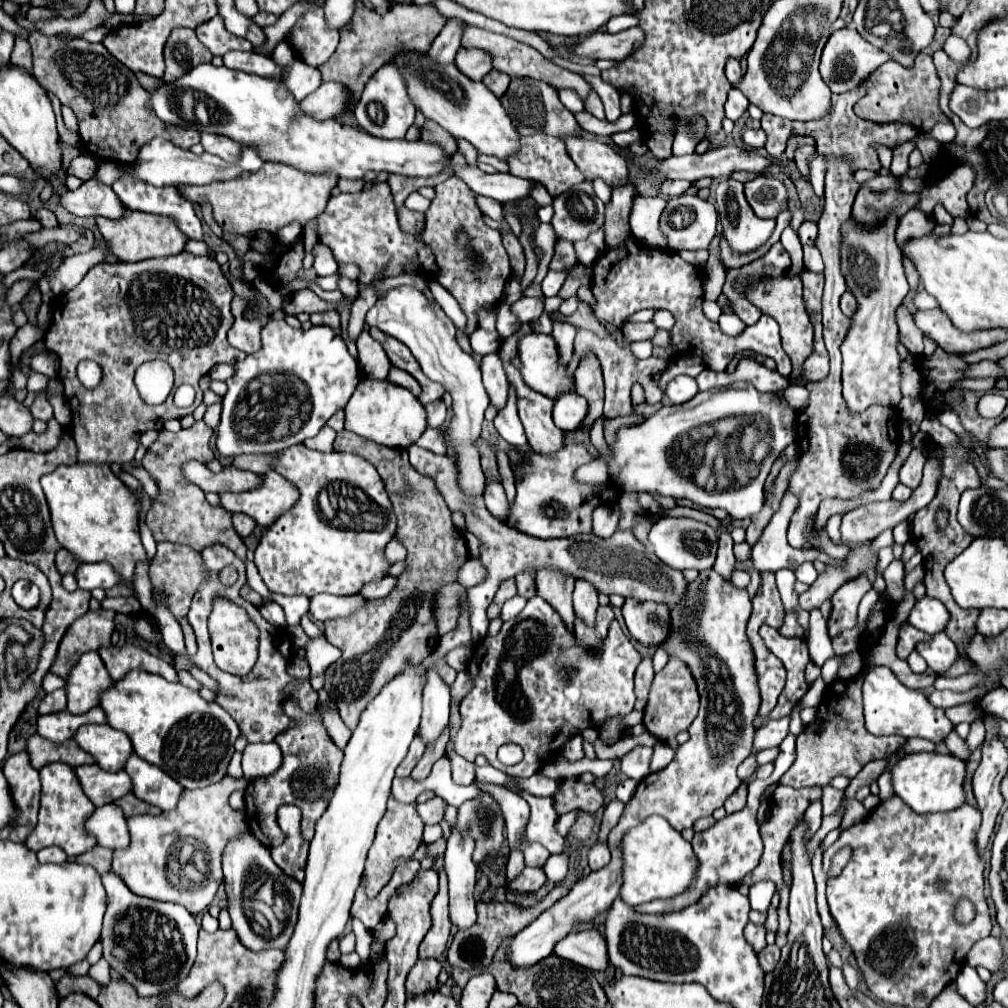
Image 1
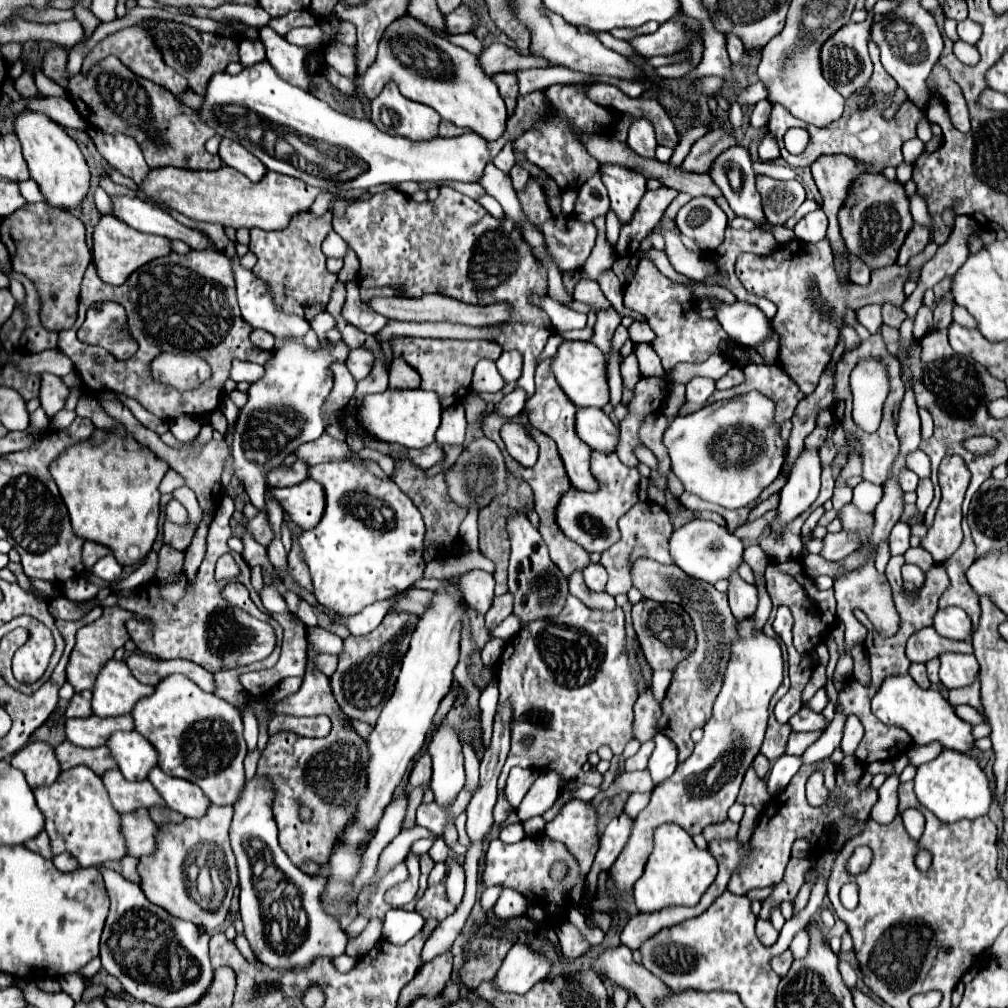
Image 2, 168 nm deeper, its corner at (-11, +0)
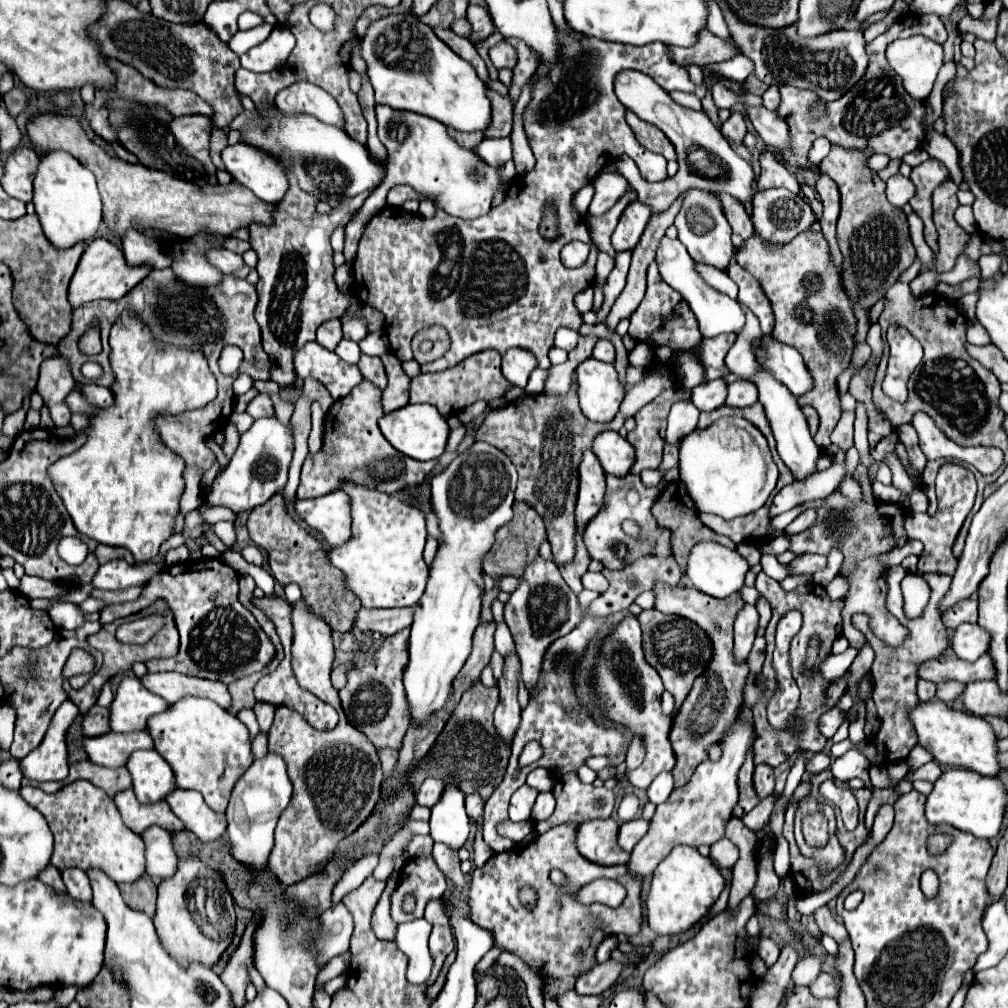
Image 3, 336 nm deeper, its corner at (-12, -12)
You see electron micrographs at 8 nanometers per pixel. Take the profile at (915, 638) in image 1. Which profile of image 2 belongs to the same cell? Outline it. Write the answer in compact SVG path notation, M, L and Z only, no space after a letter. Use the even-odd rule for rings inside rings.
M928 626L928 628L922 628L922 630L914 632L908 640L908 646L906 646L906 656L910 658L910 662L928 662L928 660L940 656L940 652L970 654L972 644L944 638L932 626Z

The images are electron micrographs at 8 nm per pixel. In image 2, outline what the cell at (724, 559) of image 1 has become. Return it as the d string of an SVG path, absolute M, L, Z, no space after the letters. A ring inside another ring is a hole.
M736 570L730 574L728 582L730 582L730 586L728 586L728 600L730 600L732 614L738 620L754 616L756 604L758 604L758 592L756 592L756 588L752 584L744 582Z

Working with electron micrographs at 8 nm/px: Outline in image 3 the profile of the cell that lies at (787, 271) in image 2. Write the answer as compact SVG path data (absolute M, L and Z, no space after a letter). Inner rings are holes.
M811 230L793 238L791 244L785 244L783 248L763 244L757 236L753 236L745 240L745 246L737 252L737 264L759 280L771 302L775 314L775 326L771 336L777 342L789 344L797 352L801 352L807 368L813 372L813 392L809 392L809 396L801 396L799 404L809 404L819 412L821 424L813 438L815 444L825 450L827 446L831 446L829 436L841 416L837 376L851 362L851 352L855 344L853 334L857 330L853 304L847 298L841 286L841 276L831 262L829 244L821 232Z

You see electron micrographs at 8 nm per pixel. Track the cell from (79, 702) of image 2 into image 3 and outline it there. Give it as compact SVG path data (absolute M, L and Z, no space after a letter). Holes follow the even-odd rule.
M93 706L83 718L83 734L87 738L95 738L95 736L107 734L109 730L111 730L109 728L109 708Z

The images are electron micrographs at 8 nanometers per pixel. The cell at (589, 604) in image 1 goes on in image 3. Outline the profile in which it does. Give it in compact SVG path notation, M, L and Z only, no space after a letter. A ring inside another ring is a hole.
M585 572L583 574L583 586L585 588L589 588L589 590L595 590L595 592L599 592L599 594L603 594L605 590L607 590L607 580L605 580L605 576L599 572L599 574L595 574L595 572Z

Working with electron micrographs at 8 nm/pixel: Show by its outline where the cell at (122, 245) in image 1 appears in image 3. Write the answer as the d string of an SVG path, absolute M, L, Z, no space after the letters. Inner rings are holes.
M97 238L91 244L85 246L85 252L79 260L79 266L71 278L69 284L69 304L73 308L79 308L87 302L93 300L101 300L101 298L109 298L109 300L117 300L121 296L125 296L137 282L141 282L151 270L147 266L137 266L137 268L129 268L125 262L123 252L117 248L117 244L105 240L105 238Z

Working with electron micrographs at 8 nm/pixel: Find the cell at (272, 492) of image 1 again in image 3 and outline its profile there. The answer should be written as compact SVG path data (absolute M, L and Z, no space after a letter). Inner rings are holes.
M343 490L325 494L321 498L313 498L313 500L297 500L295 504L297 514L317 532L321 532L325 536L325 542L335 546L345 544L345 540L351 538L351 498L345 496Z

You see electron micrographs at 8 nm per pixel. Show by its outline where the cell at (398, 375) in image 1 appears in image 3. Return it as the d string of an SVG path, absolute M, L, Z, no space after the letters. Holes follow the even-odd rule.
M383 354L381 362L385 366L389 384L383 390L383 410L393 412L409 402L409 382L411 378L403 372L401 362L393 354Z

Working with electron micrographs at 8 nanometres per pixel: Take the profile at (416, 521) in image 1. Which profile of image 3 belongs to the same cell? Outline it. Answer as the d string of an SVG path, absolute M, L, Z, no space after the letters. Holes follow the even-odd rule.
M401 630L389 636L377 650L373 662L353 668L347 676L347 686L339 690L339 698L347 714L347 720L357 730L361 730L377 748L399 750L405 730L411 722L409 704L405 700L403 688L403 668L407 664L407 638L409 630Z

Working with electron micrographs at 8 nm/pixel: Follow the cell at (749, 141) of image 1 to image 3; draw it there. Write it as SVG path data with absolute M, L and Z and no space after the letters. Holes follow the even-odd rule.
M769 150L763 152L761 158L759 158L759 162L761 162L761 174L759 174L759 178L757 178L759 190L769 190L769 188L779 188L779 186L783 186L783 188L791 190L793 194L799 194L801 188L799 188L797 180L795 180L793 174L785 168L785 164L777 160L777 156L775 156L773 152L769 152Z

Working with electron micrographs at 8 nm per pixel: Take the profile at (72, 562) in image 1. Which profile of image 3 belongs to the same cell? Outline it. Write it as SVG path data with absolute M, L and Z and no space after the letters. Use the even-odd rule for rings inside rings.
M99 544L99 546L97 546L97 560L99 560L101 564L105 564L107 560L113 560L113 558L125 558L129 564L135 564L135 560L133 560L133 554L131 554L127 548L103 546L103 544Z

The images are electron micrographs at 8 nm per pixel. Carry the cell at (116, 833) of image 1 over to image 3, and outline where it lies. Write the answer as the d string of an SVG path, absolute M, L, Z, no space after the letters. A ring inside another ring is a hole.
M149 828L143 834L147 848L147 874L151 878L169 878L177 872L177 854L173 850L171 834L163 828Z

